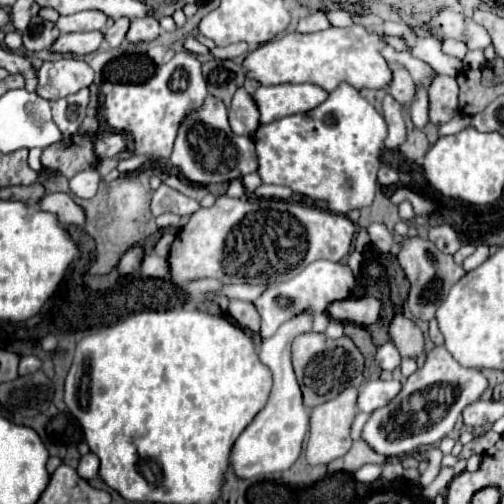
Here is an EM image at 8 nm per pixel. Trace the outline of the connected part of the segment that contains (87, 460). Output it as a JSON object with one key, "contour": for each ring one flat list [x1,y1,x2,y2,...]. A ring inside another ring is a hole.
{"contour":[[93,453,83,455,81,461,79,461,77,471,79,471,79,475,83,479,95,479,95,477,99,477,99,457,93,455]]}

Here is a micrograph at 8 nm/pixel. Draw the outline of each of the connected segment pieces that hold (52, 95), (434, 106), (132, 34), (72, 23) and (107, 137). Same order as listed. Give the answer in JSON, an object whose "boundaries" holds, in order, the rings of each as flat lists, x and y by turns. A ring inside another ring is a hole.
{"boundaries":[[[59,59,45,61,37,71,37,93,43,99,55,101,69,97,83,87,89,87,95,81,93,69,79,59]],[[437,75,429,87,429,121,433,125,447,123,457,113,457,81,455,77]],[[141,17,131,21,131,27,127,31,127,41,147,43,147,41,153,41,159,33,161,33,161,27,155,17]],[[79,11,67,17,59,17,57,27,61,33,73,31,101,31,105,27,107,15,101,11]],[[109,131,95,133,95,155,99,159,117,157,123,151,127,151,125,133,109,133]]]}

